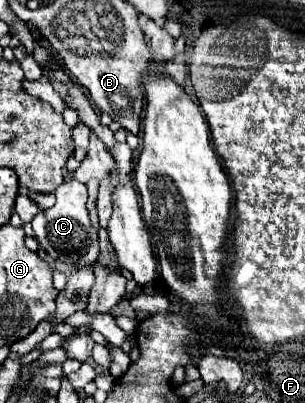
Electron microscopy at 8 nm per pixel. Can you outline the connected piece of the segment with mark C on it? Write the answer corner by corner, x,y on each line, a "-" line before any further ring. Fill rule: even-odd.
73,179
73,181
65,181
63,185
59,185
55,189
55,195
57,195
57,203
51,209
43,209
41,213
37,213
37,217
33,217
31,221
39,245
53,259
61,259
65,263
85,265
85,263
97,261
99,259
99,237
95,229
91,227
89,213
85,207
87,187
81,181
-
79,255
89,255
89,257
79,257

